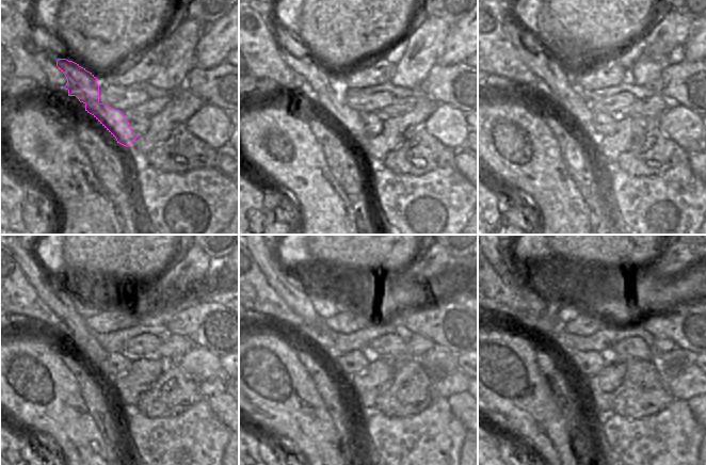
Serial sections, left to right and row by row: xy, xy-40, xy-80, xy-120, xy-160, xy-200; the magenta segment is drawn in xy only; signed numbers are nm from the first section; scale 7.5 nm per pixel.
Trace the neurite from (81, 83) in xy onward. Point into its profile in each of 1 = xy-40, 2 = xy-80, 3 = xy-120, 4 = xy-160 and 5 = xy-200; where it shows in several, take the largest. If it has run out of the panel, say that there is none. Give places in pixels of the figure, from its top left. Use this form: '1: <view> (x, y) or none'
1: xy-40 (326, 92)
2: xy-80 (562, 90)
3: xy-120 (60, 301)
4: xy-160 (293, 294)
5: xy-200 (501, 259)

